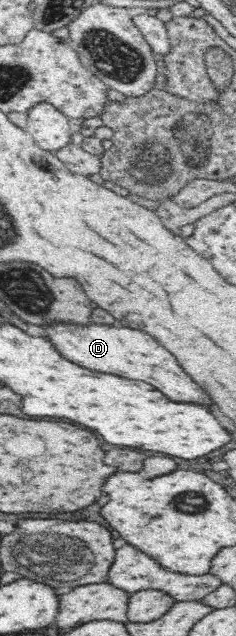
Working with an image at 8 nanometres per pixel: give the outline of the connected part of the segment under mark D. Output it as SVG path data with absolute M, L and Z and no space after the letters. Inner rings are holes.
M50 322L50 326L44 326L46 338L54 344L54 348L70 362L84 366L88 370L106 372L106 374L118 374L122 378L142 380L152 386L156 386L162 394L166 394L174 402L202 402L204 406L212 406L208 394L196 386L196 382L178 366L176 358L162 348L152 336L130 330L130 328L116 328L106 324L64 324L64 322Z

